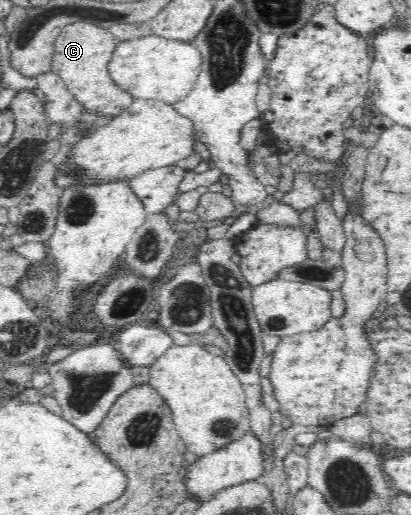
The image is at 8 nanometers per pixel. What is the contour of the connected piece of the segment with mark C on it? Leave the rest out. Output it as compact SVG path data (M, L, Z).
M83 20L65 24L52 42L50 70L64 80L67 88L85 105L87 111L101 116L118 115L131 104L131 96L127 96L127 92L121 92L121 88L115 88L116 84L107 74L111 48L115 48L115 42L115 36L109 33L109 29Z

